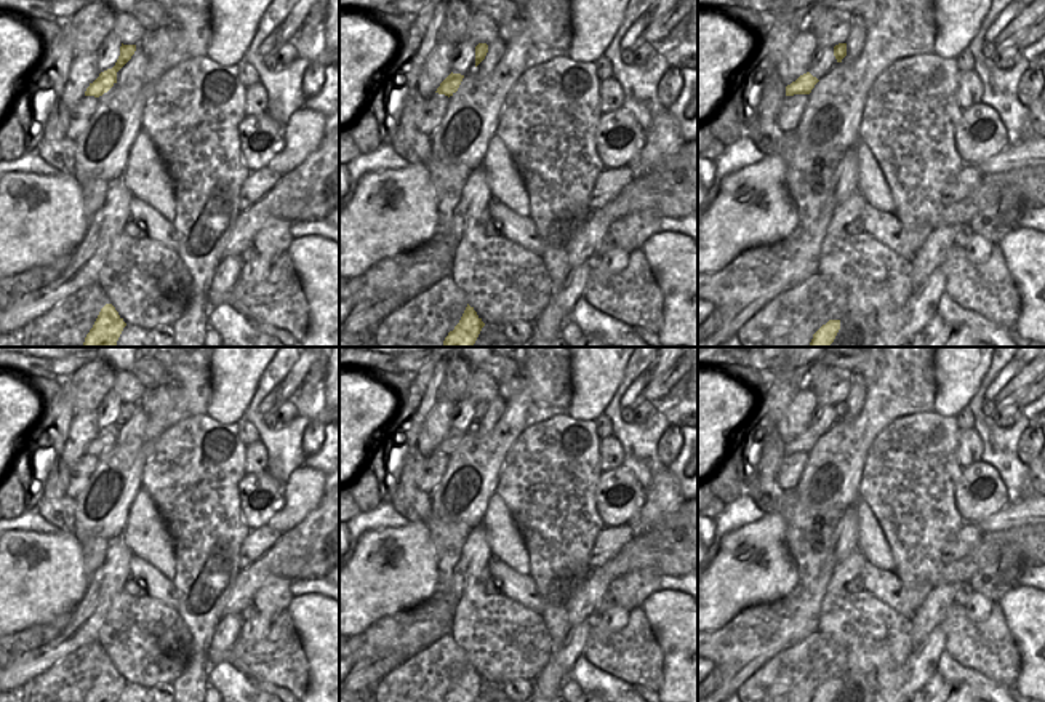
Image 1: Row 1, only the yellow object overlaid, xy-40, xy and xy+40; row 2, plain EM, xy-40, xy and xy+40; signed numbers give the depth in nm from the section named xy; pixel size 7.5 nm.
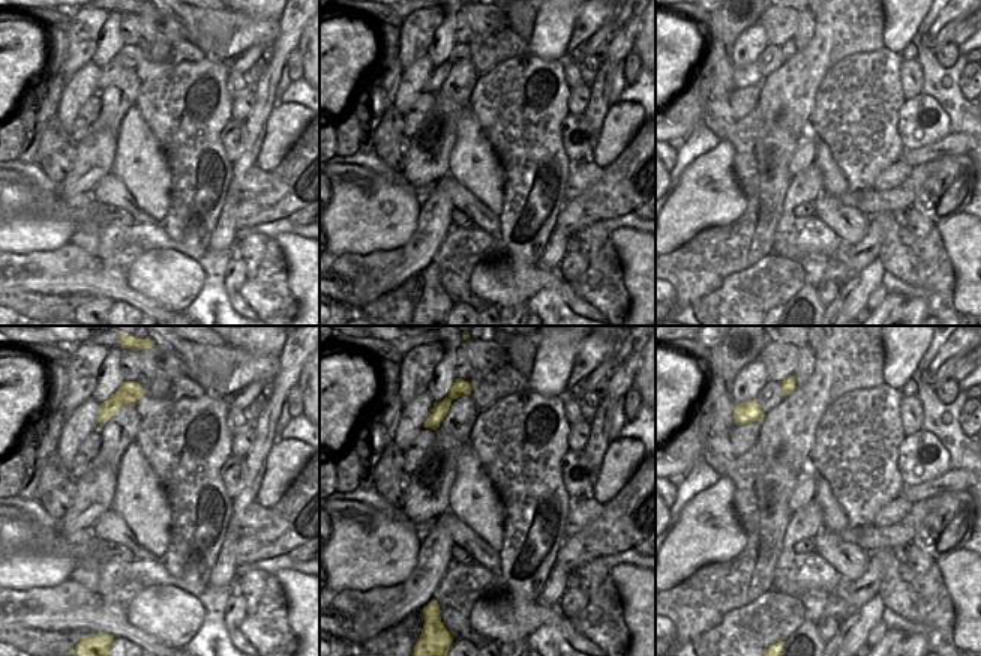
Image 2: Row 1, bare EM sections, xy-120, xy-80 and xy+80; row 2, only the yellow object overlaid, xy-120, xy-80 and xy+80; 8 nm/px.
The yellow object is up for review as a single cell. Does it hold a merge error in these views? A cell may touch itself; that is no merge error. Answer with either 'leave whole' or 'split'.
split

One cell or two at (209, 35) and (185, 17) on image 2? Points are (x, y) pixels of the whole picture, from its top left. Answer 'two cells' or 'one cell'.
two cells

